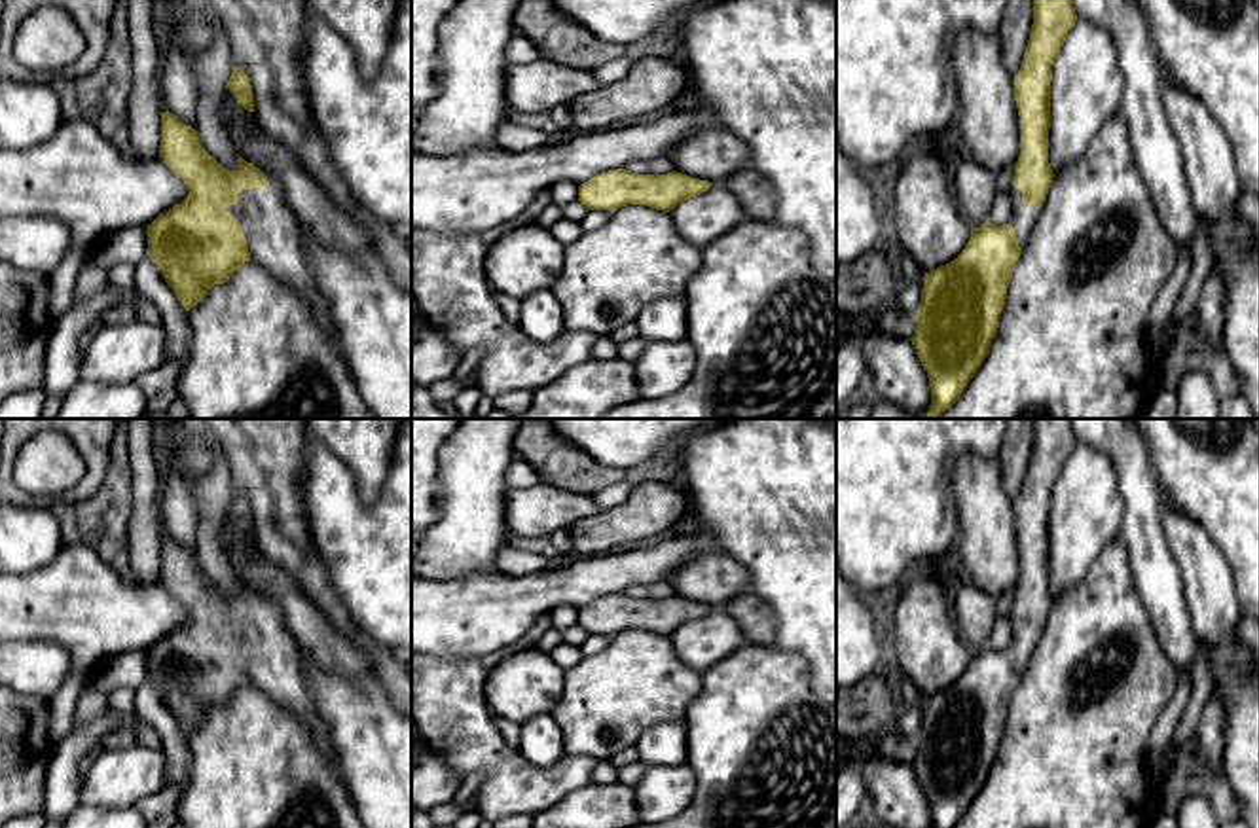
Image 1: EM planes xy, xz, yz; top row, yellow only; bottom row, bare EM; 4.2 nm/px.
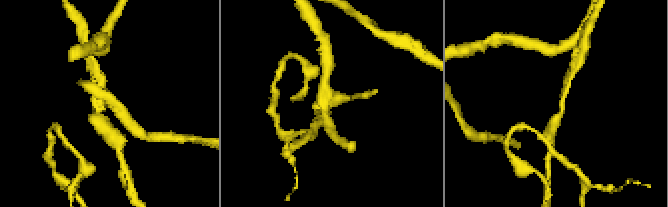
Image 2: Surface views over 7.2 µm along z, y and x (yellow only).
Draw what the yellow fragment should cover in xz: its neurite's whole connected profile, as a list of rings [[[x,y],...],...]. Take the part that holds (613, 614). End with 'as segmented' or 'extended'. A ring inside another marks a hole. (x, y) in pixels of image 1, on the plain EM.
[[[626,593],[601,597],[578,610],[578,625],[588,635],[618,635],[645,629],[669,637],[679,627],[711,612],[711,606],[671,595],[667,599],[633,599]]]; as segmented

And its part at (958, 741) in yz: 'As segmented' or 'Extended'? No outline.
Extended

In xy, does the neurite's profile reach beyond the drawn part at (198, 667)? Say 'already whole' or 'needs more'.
needs more

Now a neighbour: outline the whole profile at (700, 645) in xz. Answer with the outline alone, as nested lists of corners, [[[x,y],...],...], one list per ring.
[[[711,608],[707,616],[679,627],[669,640],[677,657],[700,673],[749,644],[738,621],[722,608]]]

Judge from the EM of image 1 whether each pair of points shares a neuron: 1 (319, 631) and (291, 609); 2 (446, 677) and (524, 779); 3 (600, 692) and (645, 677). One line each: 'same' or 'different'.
1: same
2: same
3: same

